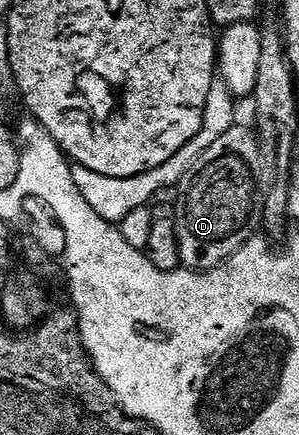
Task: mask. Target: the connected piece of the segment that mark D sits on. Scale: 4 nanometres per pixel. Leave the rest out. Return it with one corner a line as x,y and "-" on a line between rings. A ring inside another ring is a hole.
213,84
210,96
206,96
202,128
198,128
198,136
194,136
186,148
174,152
166,164
129,178
102,176
98,172
90,172
90,168
85,166
73,165
72,175
74,184
78,184
78,192
86,196
86,204
90,204
98,216
118,224
130,216
134,208
149,205
159,190
168,190
181,181
180,199
174,202
181,267
202,271
221,266
261,229
263,216
264,197
258,180
258,148
252,146
250,132
243,125
228,130
236,118
236,105
237,99
225,86

